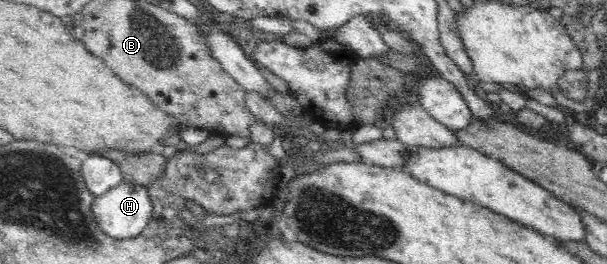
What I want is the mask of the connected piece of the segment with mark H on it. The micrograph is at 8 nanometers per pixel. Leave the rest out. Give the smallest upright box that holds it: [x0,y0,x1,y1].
[91,182,153,240]

